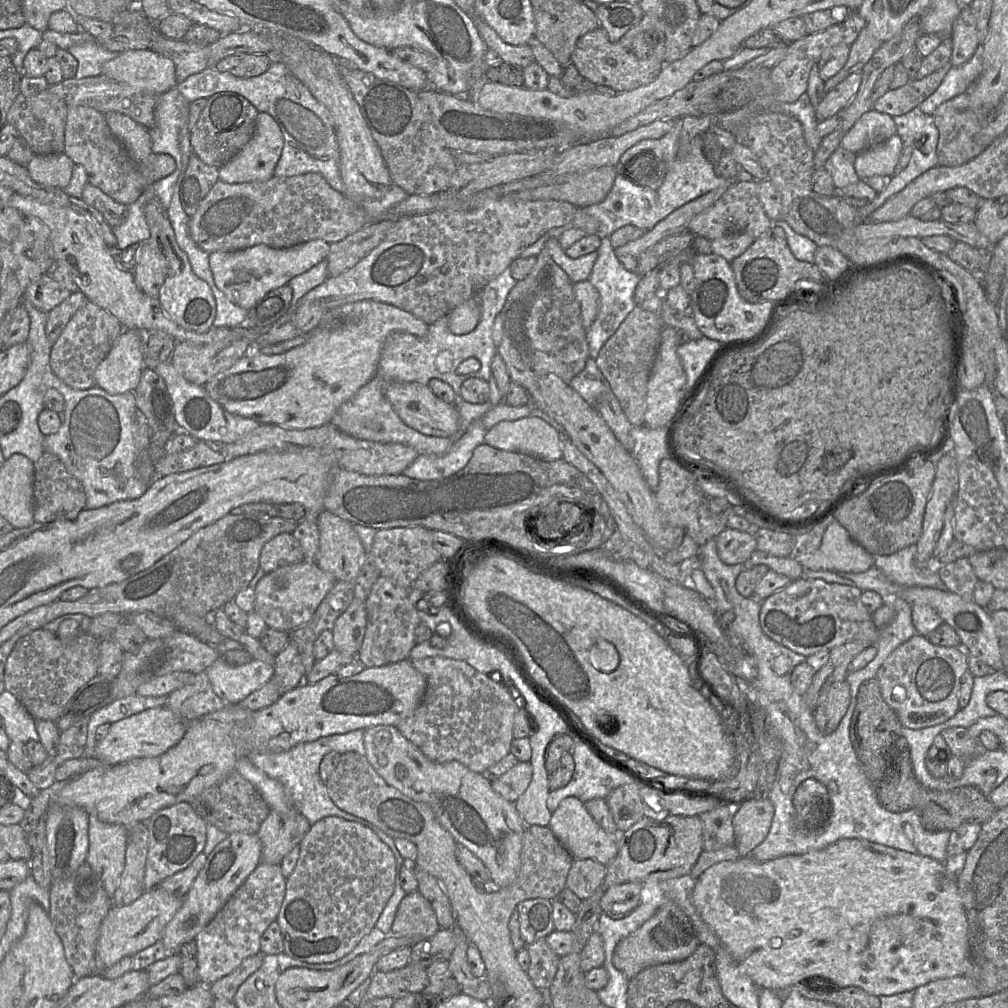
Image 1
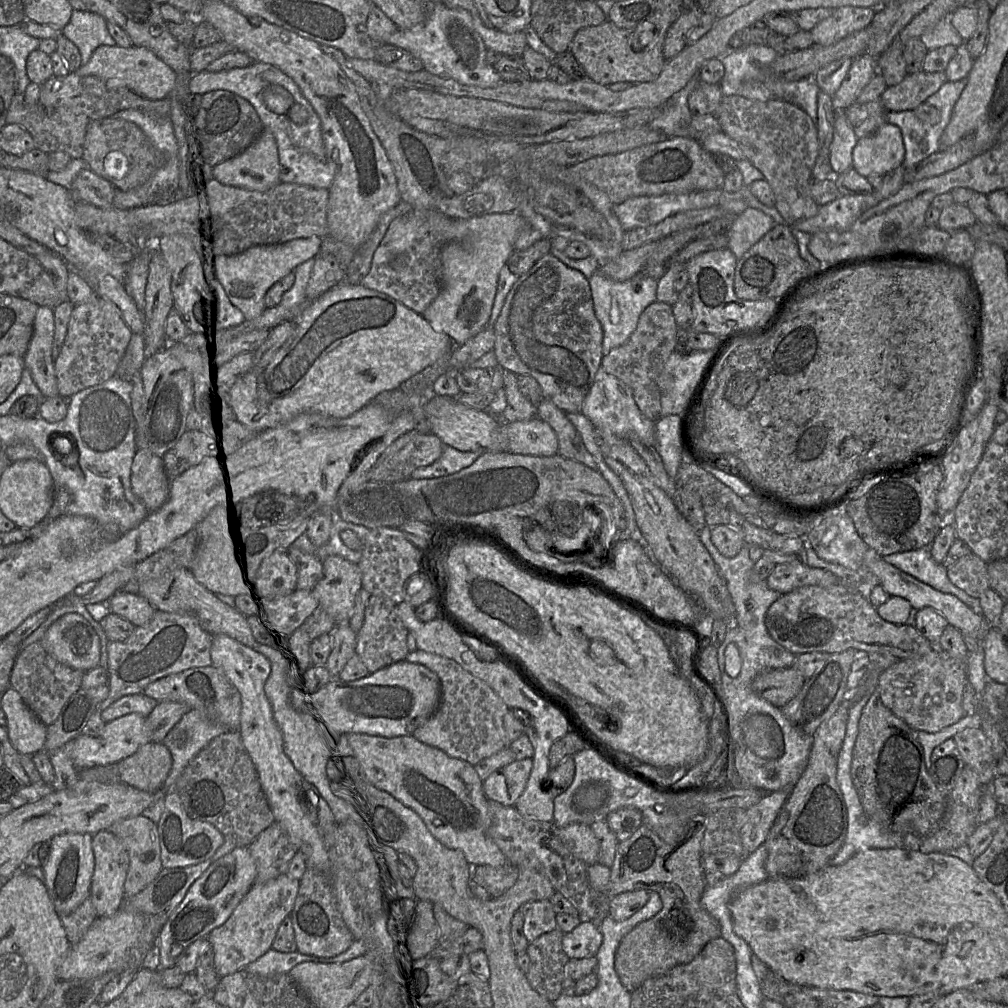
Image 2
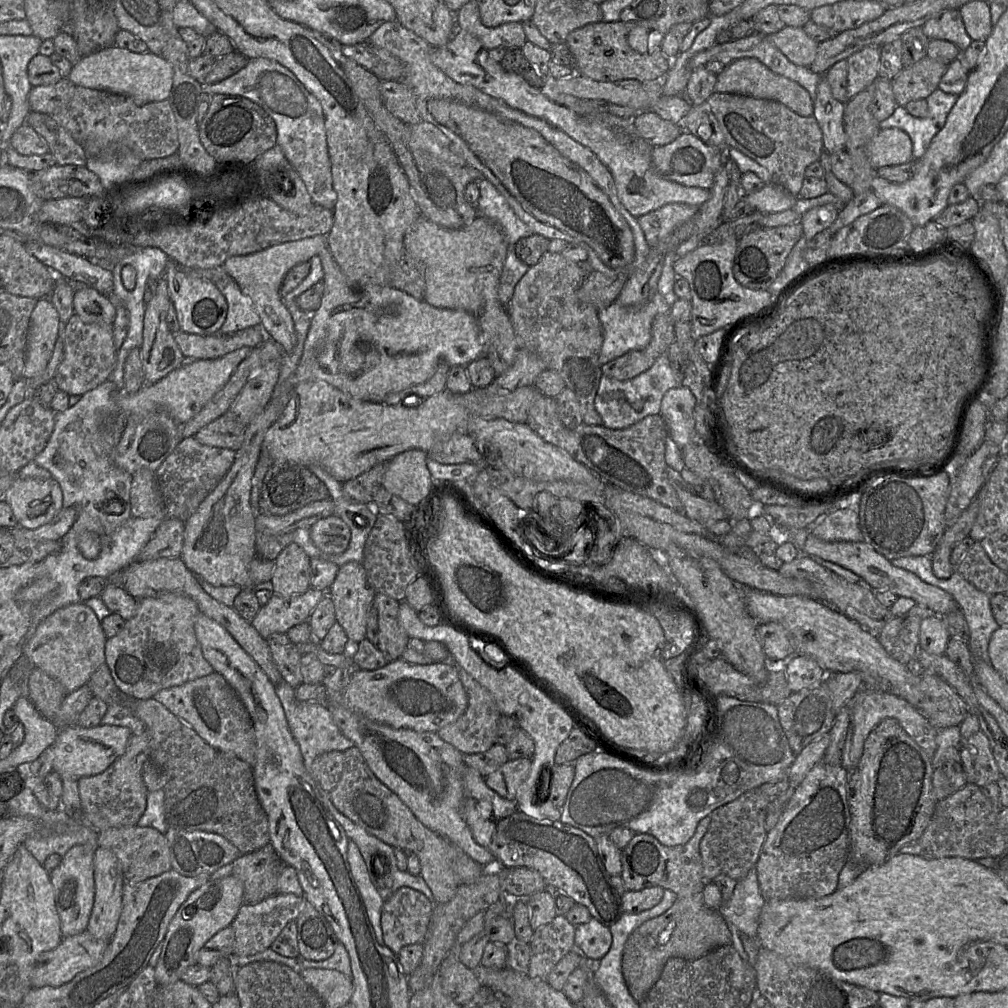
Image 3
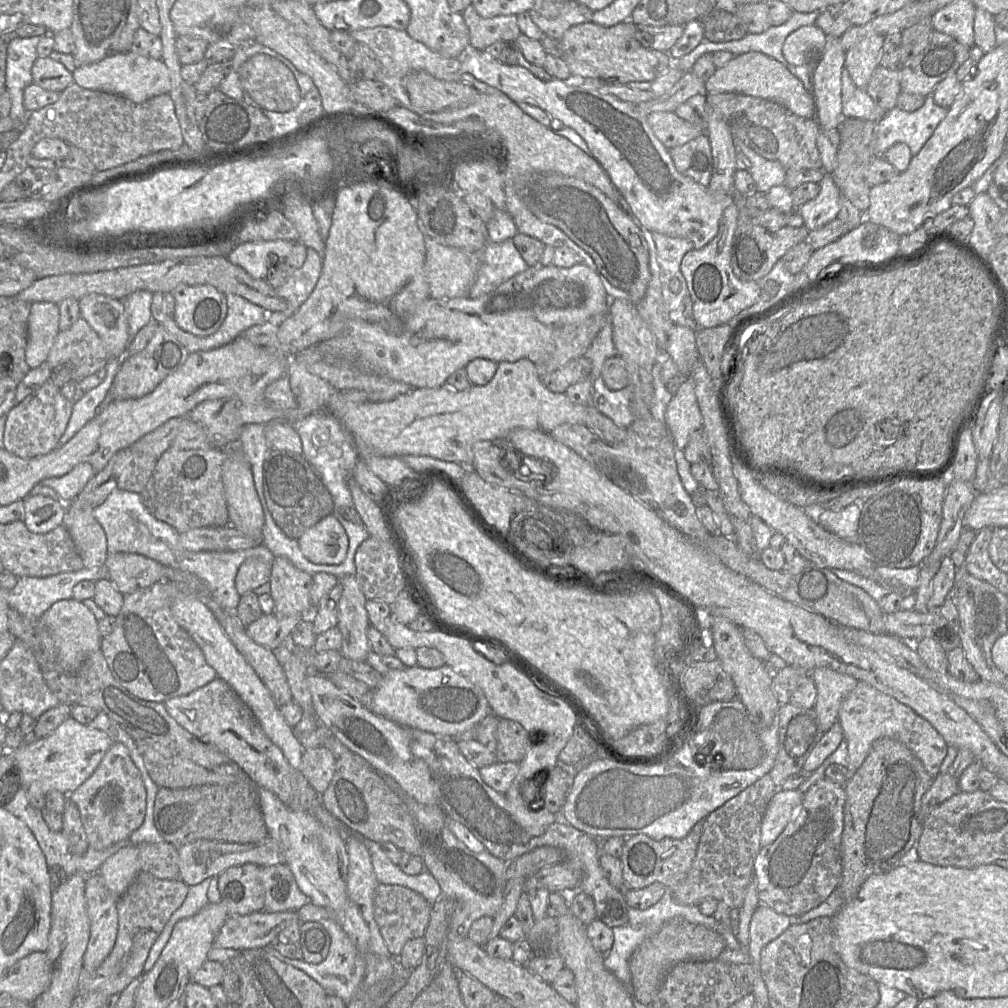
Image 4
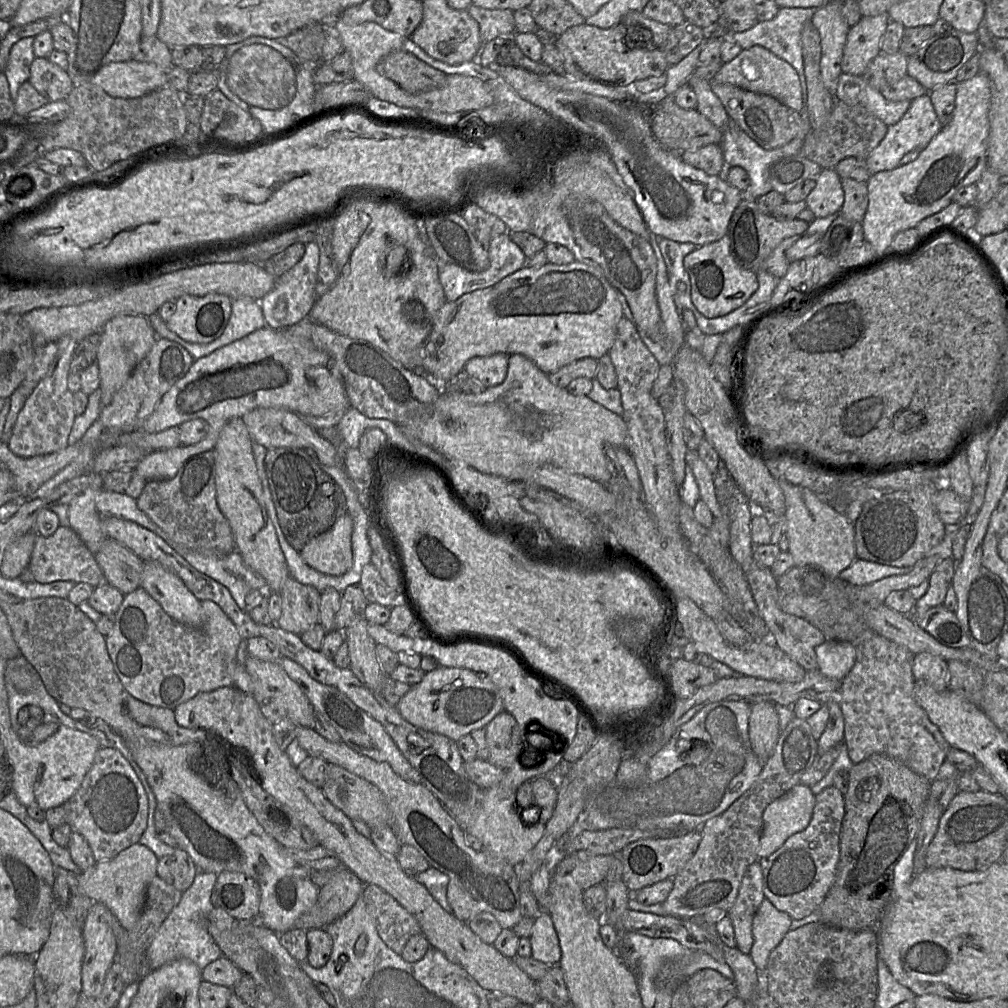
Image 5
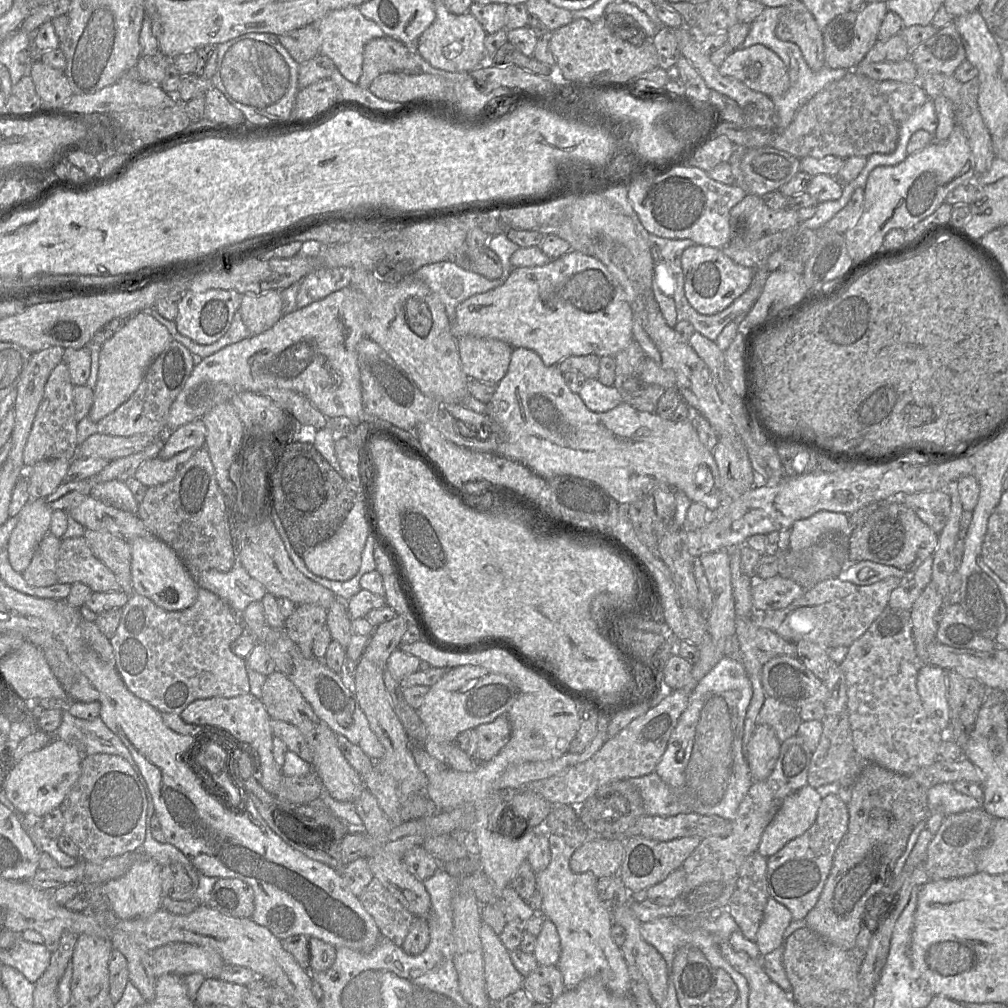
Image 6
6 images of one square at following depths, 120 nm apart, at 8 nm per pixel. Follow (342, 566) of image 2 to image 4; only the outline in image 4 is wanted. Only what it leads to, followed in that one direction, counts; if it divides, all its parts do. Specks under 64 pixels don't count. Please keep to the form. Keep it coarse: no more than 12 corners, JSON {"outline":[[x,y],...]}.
{"outline":[[346,575],[337,624],[344,658],[364,662],[372,650],[367,599]]}

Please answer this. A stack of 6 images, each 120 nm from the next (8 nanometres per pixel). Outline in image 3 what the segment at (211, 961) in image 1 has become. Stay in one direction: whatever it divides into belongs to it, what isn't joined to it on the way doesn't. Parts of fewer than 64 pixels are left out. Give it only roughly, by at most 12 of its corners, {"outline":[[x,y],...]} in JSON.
{"outline":[[276,893],[242,904],[234,956],[269,948],[296,921],[303,896]]}

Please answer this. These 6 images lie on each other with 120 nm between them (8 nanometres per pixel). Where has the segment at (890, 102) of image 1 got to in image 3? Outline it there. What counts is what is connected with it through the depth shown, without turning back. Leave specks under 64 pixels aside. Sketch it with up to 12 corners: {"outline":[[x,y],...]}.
{"outline":[[925,56],[893,79],[899,106],[926,99],[948,64]]}

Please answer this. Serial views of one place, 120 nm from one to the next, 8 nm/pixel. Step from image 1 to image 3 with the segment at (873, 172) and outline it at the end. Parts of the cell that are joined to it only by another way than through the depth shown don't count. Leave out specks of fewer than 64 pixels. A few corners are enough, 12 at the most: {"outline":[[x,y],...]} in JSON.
{"outline":[[899,128],[880,129],[870,145],[877,170],[913,160]]}

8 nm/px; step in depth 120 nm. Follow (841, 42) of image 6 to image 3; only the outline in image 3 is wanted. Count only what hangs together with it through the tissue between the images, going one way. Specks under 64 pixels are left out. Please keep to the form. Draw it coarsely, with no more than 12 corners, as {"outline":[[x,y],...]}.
{"outline":[[881,46],[846,59],[849,100],[879,77]]}

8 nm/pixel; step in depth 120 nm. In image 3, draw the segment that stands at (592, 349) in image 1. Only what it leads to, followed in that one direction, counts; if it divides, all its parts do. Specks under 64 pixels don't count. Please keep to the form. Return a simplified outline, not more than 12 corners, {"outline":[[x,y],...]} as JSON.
{"outline":[[656,292],[640,307],[618,301],[598,311],[602,366],[645,348],[653,319],[671,306]]}

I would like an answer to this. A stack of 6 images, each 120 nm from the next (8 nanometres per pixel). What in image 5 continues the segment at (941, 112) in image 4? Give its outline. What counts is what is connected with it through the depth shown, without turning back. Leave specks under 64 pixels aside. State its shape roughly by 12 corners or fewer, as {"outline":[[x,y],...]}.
{"outline":[[929,92],[911,101],[865,159],[870,175],[900,166],[941,128]]}

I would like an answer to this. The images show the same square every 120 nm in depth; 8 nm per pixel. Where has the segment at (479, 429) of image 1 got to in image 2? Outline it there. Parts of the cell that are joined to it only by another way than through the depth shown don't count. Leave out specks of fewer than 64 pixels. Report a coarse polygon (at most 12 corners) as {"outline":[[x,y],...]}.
{"outline":[[444,446],[432,464],[417,468],[413,479],[457,473],[472,465],[481,452]]}

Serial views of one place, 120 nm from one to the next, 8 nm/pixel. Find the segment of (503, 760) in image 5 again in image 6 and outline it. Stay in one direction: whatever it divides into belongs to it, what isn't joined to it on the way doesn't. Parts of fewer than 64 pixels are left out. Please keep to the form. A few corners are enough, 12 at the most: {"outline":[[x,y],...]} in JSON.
{"outline":[[507,715],[480,724],[478,762],[490,761],[511,735]]}

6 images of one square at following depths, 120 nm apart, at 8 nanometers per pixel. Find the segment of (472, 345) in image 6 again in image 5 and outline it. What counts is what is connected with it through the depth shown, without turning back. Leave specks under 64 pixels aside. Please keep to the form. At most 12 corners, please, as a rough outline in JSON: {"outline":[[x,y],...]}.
{"outline":[[509,355],[473,357],[464,371],[486,388],[501,384]]}

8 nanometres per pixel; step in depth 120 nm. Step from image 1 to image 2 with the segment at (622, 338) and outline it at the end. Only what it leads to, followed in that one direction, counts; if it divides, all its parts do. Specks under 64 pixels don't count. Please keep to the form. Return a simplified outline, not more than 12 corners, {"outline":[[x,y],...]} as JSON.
{"outline":[[654,302],[601,367],[660,417],[656,380],[674,352],[672,305]]}

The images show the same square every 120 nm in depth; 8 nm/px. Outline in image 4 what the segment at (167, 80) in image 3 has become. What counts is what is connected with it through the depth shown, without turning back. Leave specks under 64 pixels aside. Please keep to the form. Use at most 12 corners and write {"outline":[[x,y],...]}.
{"outline":[[131,50],[77,67],[85,89],[144,103],[171,90],[163,60]]}

